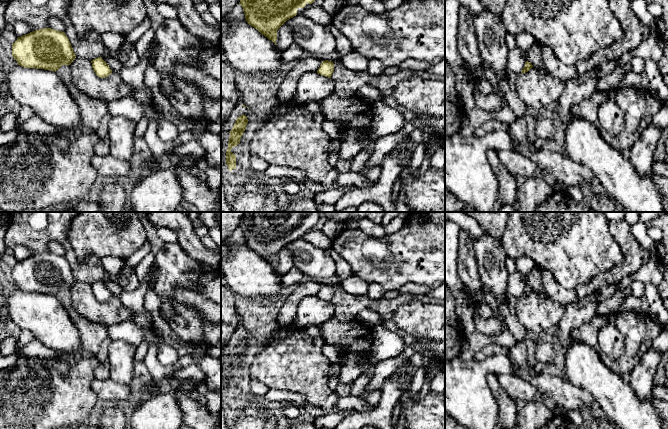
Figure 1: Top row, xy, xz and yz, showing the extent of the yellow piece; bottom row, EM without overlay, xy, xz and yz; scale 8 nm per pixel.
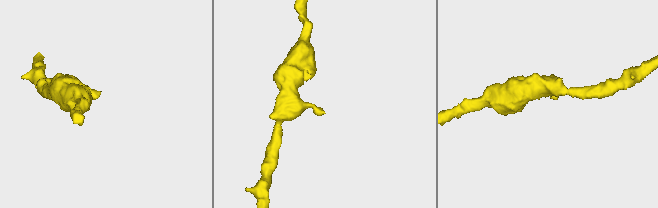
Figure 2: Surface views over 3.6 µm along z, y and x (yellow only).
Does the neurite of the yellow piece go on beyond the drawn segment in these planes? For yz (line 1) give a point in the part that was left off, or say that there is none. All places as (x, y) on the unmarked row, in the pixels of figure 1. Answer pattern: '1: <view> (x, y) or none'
1: none

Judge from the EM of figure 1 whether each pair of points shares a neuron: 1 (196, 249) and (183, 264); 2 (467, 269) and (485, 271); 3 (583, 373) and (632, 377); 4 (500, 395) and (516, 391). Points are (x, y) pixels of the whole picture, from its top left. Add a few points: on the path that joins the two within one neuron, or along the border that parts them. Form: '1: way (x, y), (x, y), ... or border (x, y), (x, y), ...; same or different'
1: border (177, 242), (191, 257), (199, 262); different
2: border (472, 247), (477, 262), (477, 273), (484, 286); different
3: border (625, 375), (637, 398); different
4: border (500, 386), (514, 400); different

